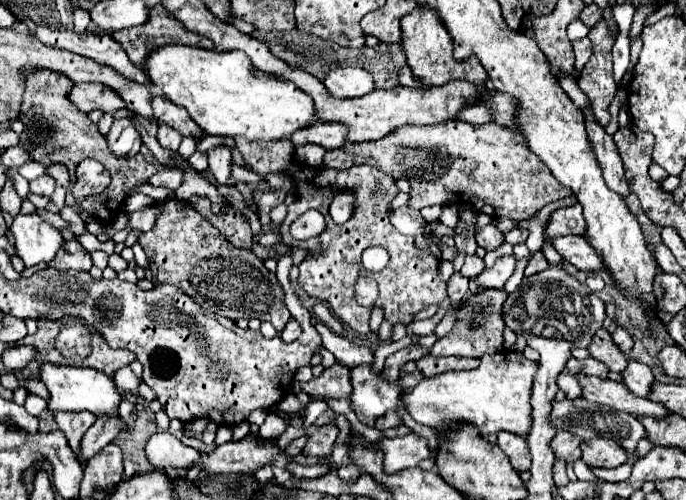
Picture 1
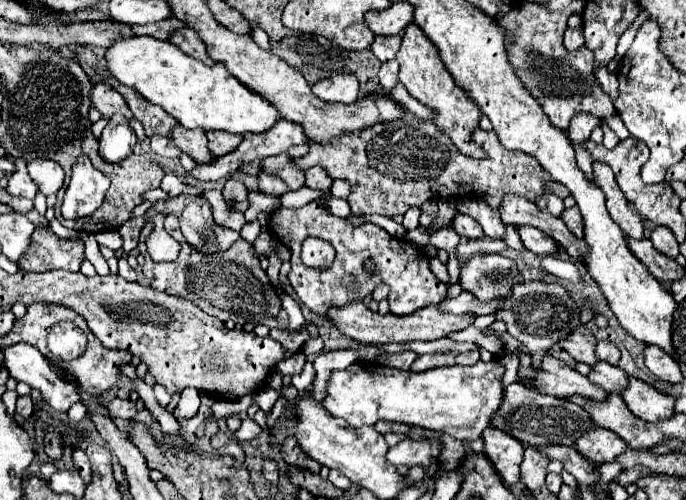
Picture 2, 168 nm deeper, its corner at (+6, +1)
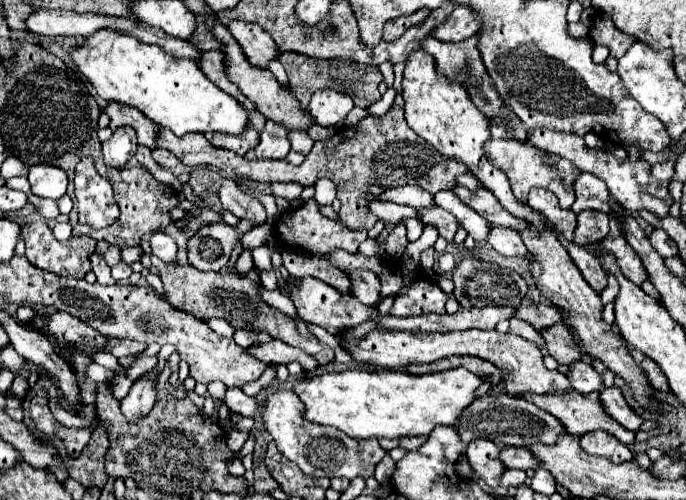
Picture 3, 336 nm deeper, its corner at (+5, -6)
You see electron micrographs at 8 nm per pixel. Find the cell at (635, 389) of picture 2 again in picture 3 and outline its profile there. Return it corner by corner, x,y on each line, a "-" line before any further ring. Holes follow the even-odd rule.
609,387
601,391
601,403
605,405
605,411
609,411
609,415
619,421
623,427
637,431
643,425
643,417
637,415
625,401
623,393
619,387

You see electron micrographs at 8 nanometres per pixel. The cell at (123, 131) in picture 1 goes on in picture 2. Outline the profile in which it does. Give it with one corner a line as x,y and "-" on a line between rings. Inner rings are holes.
114,114
100,136
100,156
106,162
122,162
128,154
132,154
132,144
136,136
130,128
130,122

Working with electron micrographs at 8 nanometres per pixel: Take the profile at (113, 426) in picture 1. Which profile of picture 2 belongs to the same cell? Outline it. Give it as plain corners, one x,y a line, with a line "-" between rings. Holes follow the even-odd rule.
120,398
112,400
110,406
108,406
108,410
110,410
114,416
122,418
122,420
132,420
132,418
136,416
136,412
138,412
132,400
120,400

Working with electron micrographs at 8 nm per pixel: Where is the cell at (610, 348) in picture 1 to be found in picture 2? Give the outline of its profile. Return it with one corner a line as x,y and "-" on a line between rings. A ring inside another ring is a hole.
580,326
580,328
574,328
568,338
560,340
558,342
562,350
566,350
576,362
584,362
588,366
596,364
598,358
594,354
594,348
596,348
596,338
592,336
592,332
586,328
586,326

